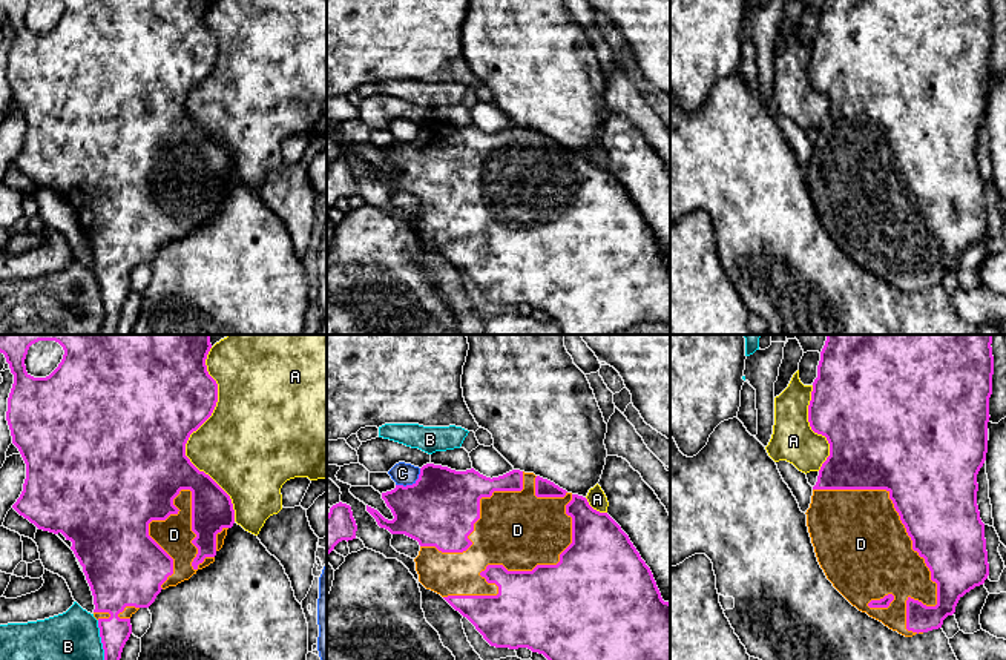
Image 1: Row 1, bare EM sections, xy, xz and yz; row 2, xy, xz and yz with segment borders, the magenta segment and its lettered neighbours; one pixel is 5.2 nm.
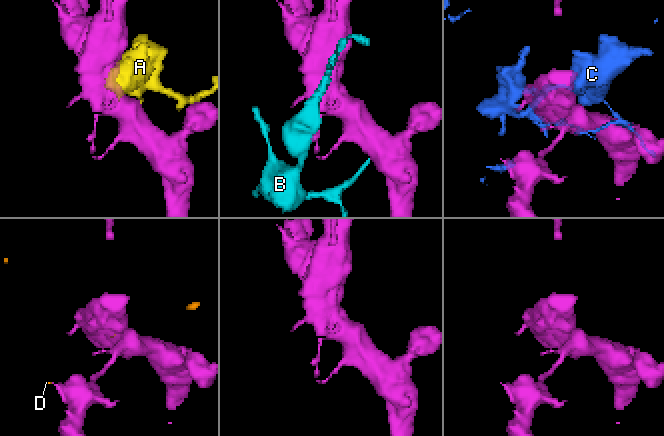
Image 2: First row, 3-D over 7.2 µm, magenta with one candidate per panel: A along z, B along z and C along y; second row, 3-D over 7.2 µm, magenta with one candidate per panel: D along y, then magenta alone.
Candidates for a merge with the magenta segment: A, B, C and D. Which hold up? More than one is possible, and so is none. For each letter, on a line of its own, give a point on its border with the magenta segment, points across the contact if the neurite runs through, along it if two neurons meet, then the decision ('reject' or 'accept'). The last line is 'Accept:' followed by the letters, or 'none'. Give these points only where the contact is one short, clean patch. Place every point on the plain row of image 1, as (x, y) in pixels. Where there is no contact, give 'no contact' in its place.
A: contact xy (189, 92); reject
B: contact xy (103, 304); reject
C: contact xz (413, 140); reject
D: contact yz (913, 203); accept
Accept: D

